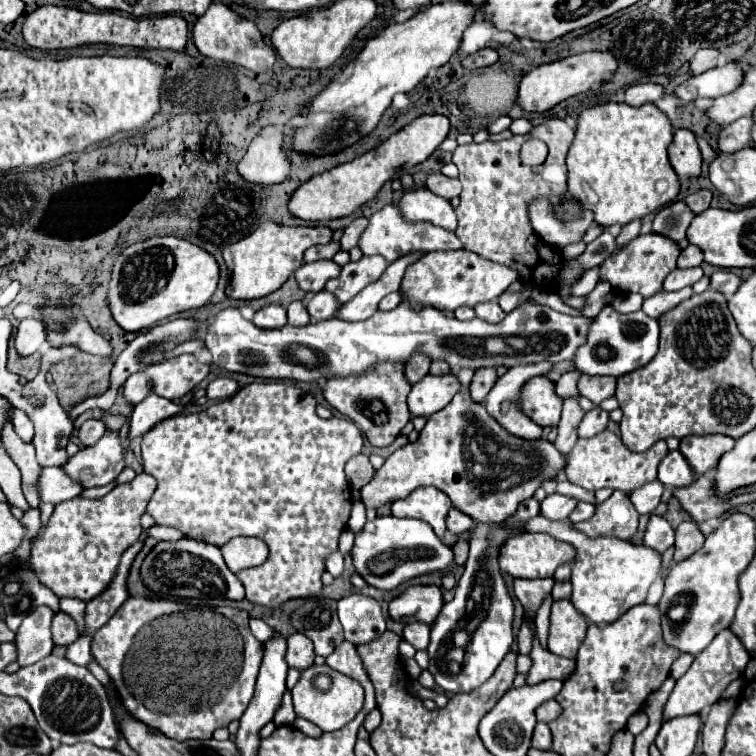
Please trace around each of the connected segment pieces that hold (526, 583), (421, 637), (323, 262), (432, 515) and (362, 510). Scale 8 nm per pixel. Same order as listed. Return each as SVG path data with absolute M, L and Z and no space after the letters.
M514 579L514 595L520 601L526 611L536 613L542 599L551 594L554 579Z
M406 623L402 631L402 639L406 639L416 651L426 649L430 641L430 625L426 623Z
M320 259L320 261L314 261L314 263L304 263L300 265L300 269L296 269L294 277L296 277L296 283L302 291L306 293L318 293L324 289L326 281L336 277L340 273L340 265L336 265L334 261L330 259Z
M420 487L414 489L412 495L404 499L396 499L390 505L390 511L394 517L408 517L408 519L420 519L428 523L438 537L444 537L446 531L446 515L450 511L452 503L450 499L436 487Z
M354 501L348 527L350 527L354 533L360 533L362 527L364 527L364 523L366 523L366 507L364 507L362 501Z

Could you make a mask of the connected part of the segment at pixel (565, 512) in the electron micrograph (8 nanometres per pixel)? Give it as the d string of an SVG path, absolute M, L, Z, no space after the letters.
M552 493L542 501L540 513L552 521L564 521L576 509L576 505L578 505L578 499L572 499L560 493Z

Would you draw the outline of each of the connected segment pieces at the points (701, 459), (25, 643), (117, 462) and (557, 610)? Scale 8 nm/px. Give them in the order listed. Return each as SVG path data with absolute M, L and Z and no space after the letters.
M690 435L680 439L680 453L692 467L696 475L702 475L708 469L714 469L724 453L734 447L734 439L726 435Z
M38 607L30 615L24 617L22 625L16 631L16 653L18 653L18 663L32 665L44 657L48 657L54 649L52 635L50 635L50 621L52 621L52 611L48 607Z
M106 431L96 445L80 449L62 469L84 487L100 487L114 481L124 469L120 437Z
M568 599L554 601L548 629L548 651L560 657L576 659L578 647L586 637L586 621L576 613Z

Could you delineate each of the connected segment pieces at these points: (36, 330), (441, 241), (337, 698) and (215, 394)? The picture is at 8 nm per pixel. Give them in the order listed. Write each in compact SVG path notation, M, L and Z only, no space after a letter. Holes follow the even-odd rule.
M26 319L18 325L14 347L22 357L22 351L40 351L46 345L46 329L38 319Z
M386 205L384 209L376 211L368 219L368 227L362 233L362 237L358 241L358 247L360 247L362 255L382 255L390 263L396 261L402 255L416 253L416 251L428 253L428 251L438 251L438 249L464 249L462 241L452 231L434 227L430 223L422 223L422 225L420 223L416 223L416 225L406 223L396 205Z
M312 665L306 671L302 671L300 681L292 689L292 697L294 697L294 711L298 717L312 721L322 731L324 729L336 731L336 729L348 725L356 717L356 713L362 709L364 689L358 681L354 681L334 669L328 669L328 665ZM322 677L326 679L326 683L320 683Z
M218 377L214 381L208 383L208 399L210 401L220 401L220 399L228 399L232 397L234 393L238 391L238 383L234 379L228 379L228 377Z

